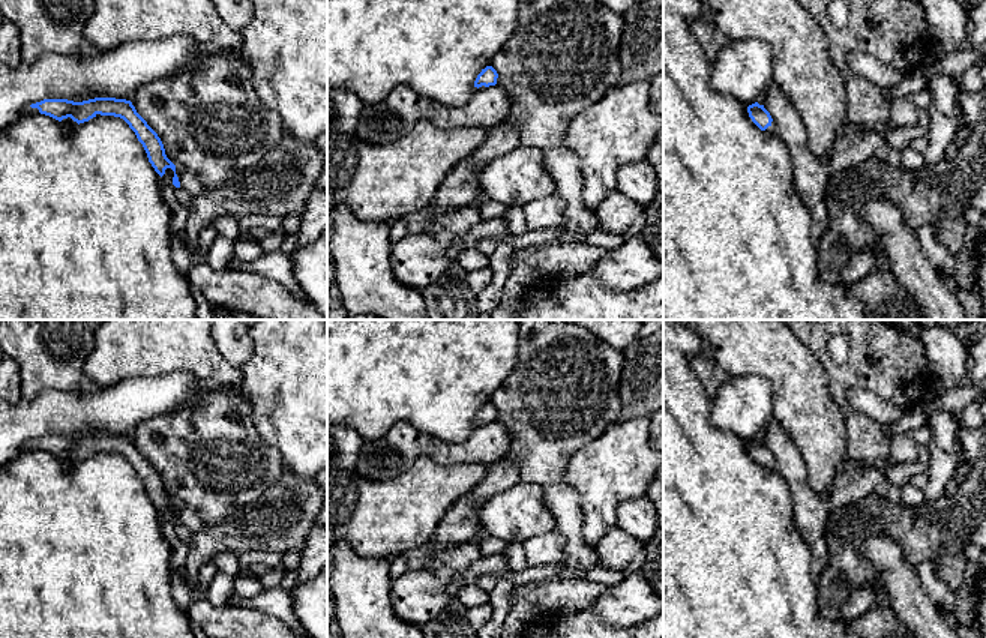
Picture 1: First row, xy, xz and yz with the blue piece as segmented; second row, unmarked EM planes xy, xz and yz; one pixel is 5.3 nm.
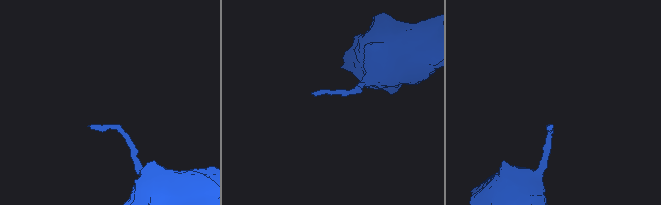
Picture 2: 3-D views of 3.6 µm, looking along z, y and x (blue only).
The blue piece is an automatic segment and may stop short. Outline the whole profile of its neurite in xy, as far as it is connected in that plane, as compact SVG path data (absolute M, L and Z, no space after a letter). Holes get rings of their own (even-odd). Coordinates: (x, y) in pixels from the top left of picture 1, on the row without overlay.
M95 434L83 438L68 435L44 435L24 444L23 449L41 449L59 458L71 453L78 461L98 452L120 453L135 468L155 507L162 513L165 506L171 504L174 507L173 521L180 524L176 501L167 494L161 474L137 449L131 437L116 434Z

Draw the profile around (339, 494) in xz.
M420 455L393 479L369 480L350 470L327 470L327 548L347 542L360 557L389 558L426 546L456 500L471 492L488 473L483 464L443 465Z

